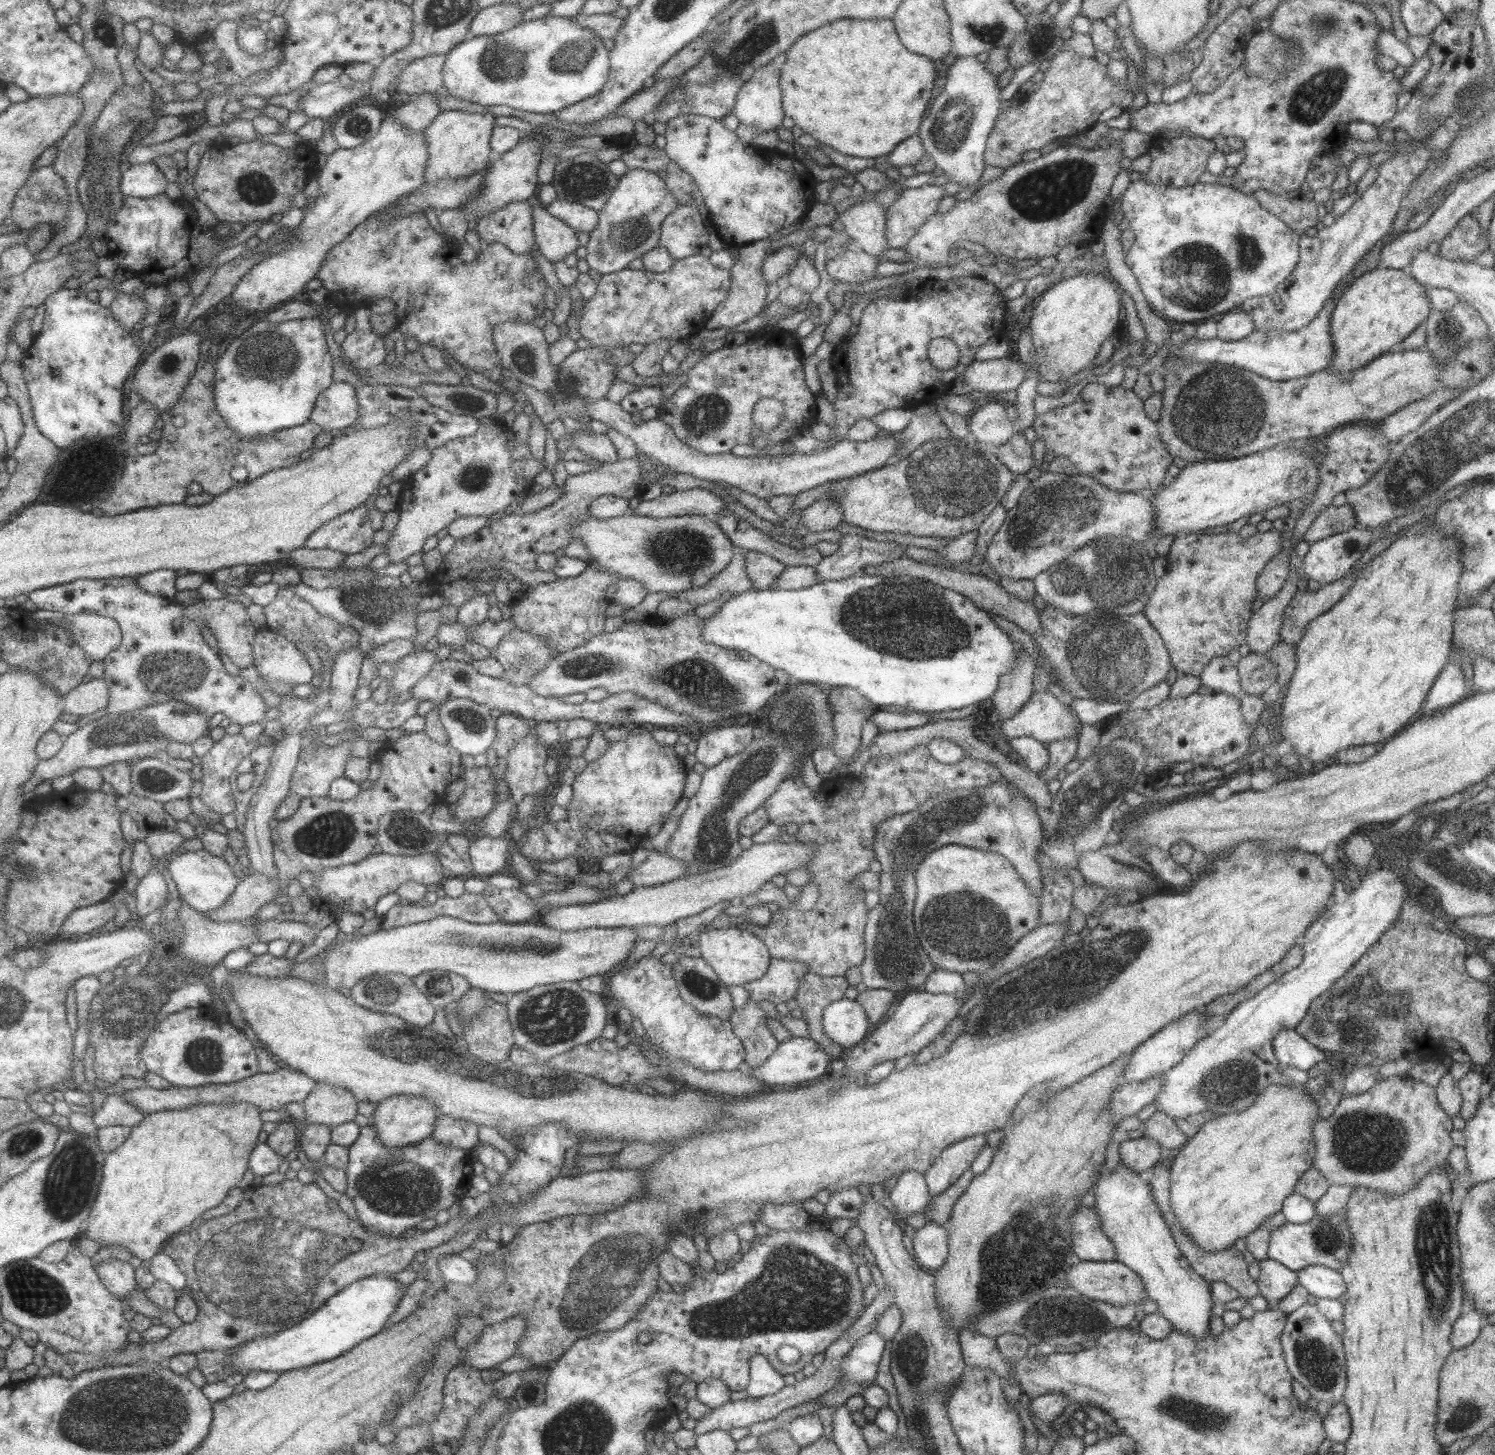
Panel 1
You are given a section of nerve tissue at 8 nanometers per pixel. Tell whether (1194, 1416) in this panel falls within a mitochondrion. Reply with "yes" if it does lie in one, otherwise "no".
yes

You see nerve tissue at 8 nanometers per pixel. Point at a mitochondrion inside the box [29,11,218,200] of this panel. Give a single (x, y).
(103, 32)

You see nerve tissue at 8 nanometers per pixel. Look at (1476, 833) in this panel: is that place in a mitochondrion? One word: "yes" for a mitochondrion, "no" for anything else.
no

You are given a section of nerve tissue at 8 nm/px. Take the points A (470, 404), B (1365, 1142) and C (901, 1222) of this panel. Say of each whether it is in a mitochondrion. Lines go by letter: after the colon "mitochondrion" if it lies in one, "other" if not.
A: other
B: mitochondrion
C: other

